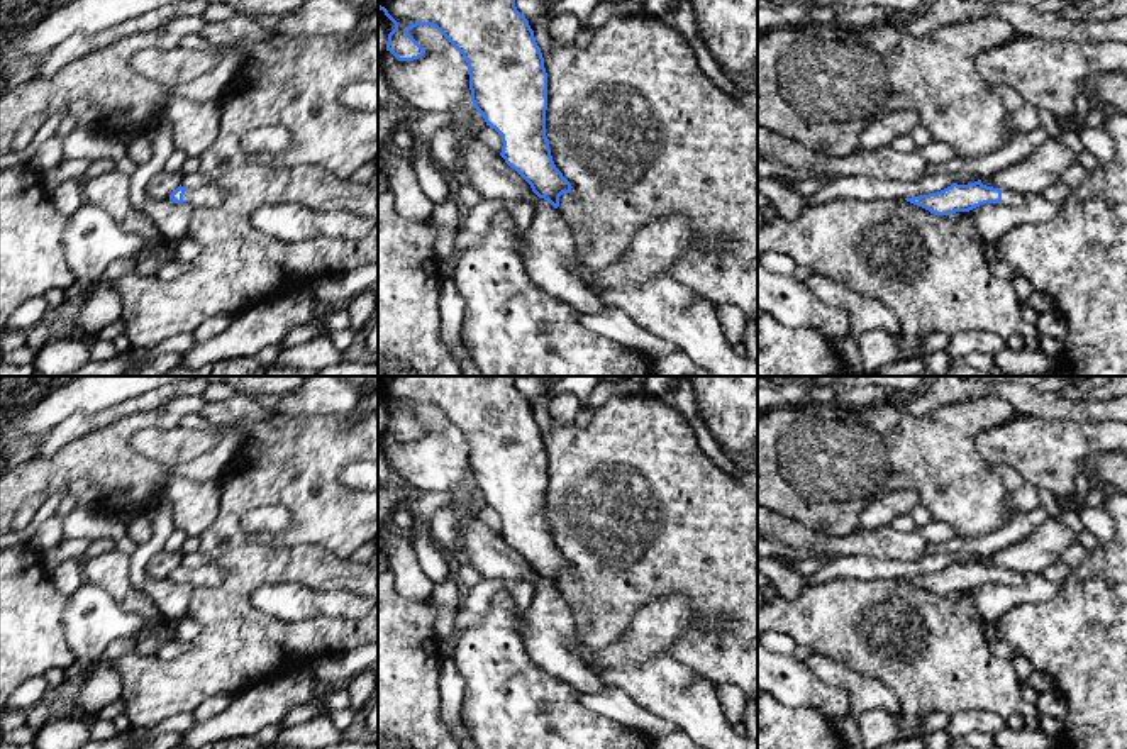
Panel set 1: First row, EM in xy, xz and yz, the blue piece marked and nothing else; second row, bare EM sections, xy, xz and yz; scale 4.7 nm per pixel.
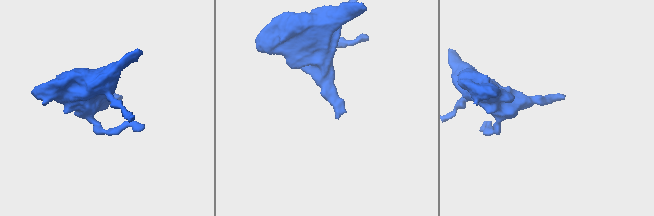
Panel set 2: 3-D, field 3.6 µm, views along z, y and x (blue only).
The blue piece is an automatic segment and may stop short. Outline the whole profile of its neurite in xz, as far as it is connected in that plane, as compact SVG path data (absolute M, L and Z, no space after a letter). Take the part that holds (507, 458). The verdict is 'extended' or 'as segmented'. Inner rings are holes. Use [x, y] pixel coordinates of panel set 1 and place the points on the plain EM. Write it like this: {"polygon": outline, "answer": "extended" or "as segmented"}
{"polygon": "M378 376L378 388L395 403L388 413L386 430L398 441L414 441L425 434L425 429L408 413L417 405L436 407L463 434L468 442L471 481L486 505L502 515L500 535L530 564L539 578L558 588L559 576L569 573L573 566L551 535L546 517L547 452L544 437L529 400L515 386L515 376Z", "answer": "as segmented"}

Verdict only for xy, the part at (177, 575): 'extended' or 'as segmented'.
extended

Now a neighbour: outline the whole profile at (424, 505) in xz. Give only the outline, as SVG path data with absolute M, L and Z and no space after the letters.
M425 491L415 493L408 500L408 508L424 525L429 525L439 510L454 505L454 502L452 491Z

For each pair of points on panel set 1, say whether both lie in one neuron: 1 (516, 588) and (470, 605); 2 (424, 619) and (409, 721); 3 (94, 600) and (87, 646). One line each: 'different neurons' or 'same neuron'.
1: same neuron
2: same neuron
3: same neuron

